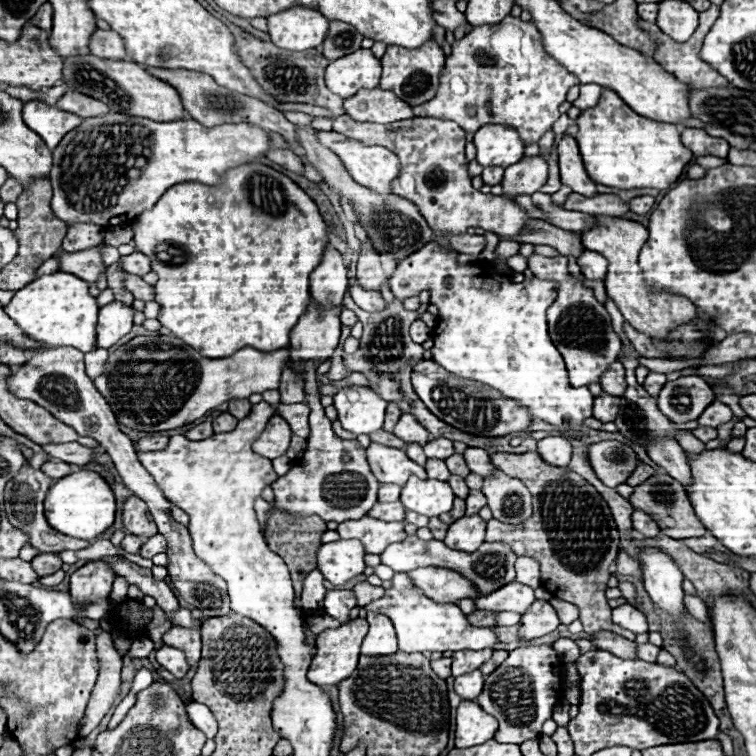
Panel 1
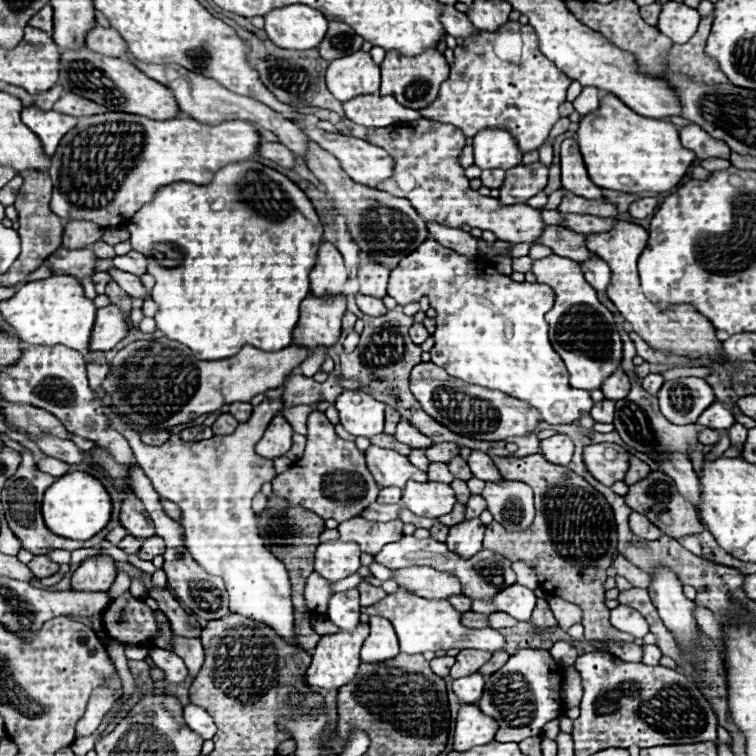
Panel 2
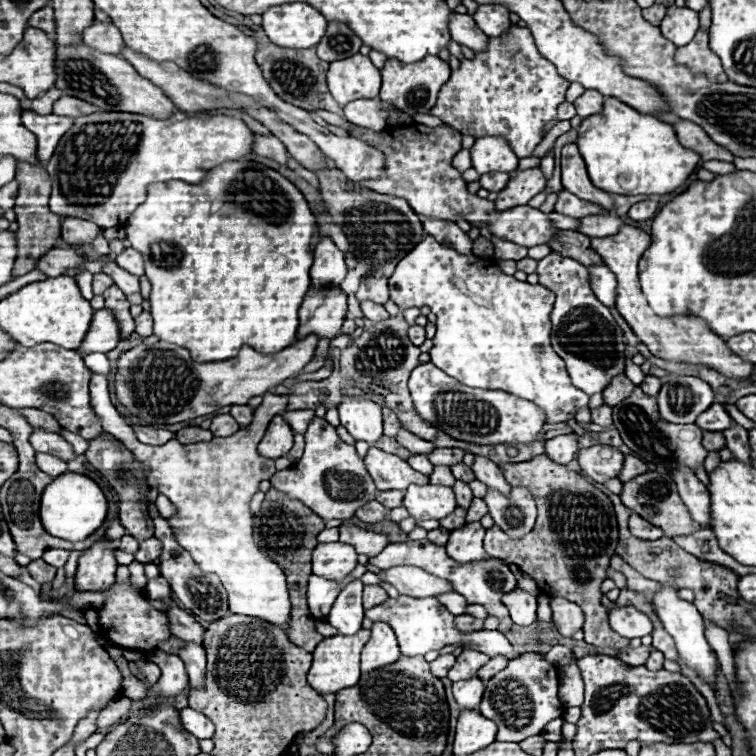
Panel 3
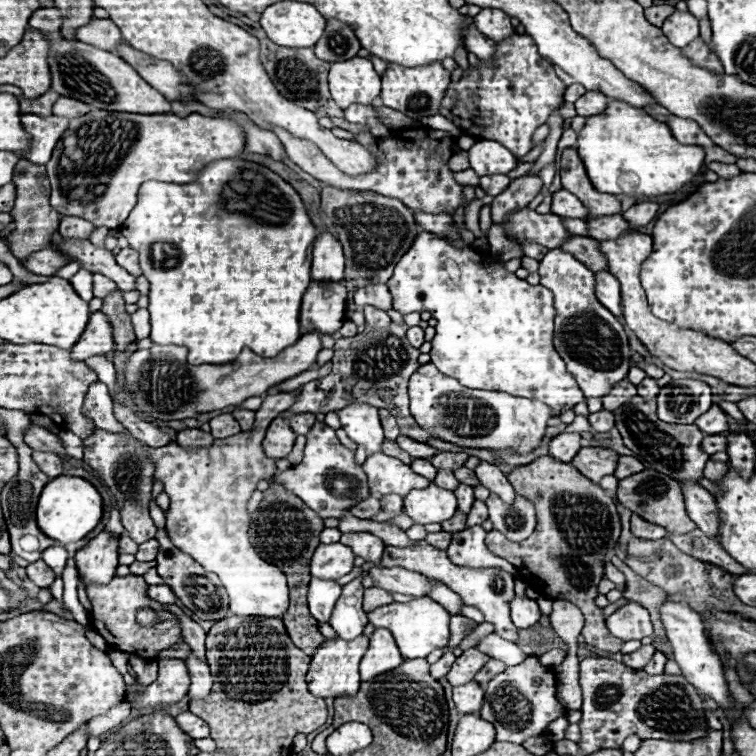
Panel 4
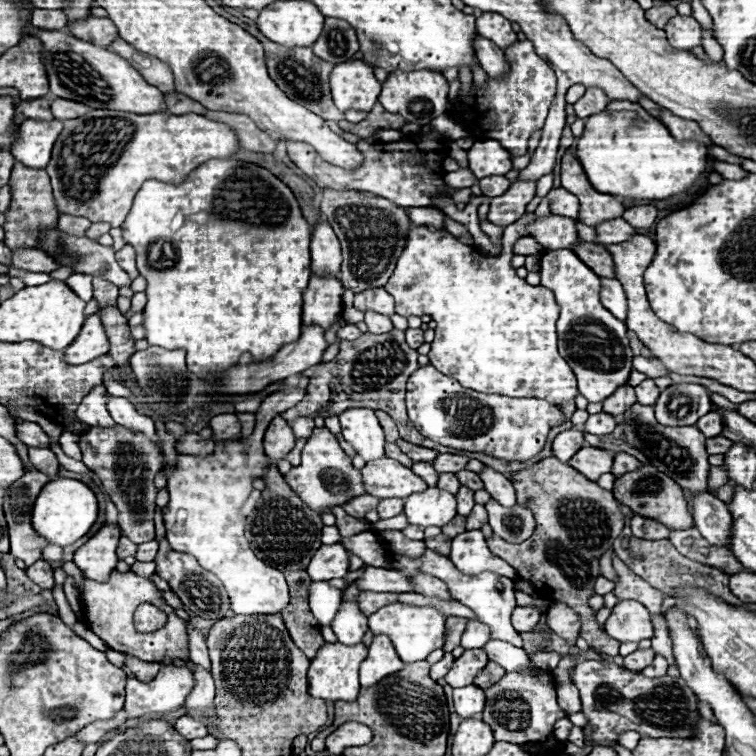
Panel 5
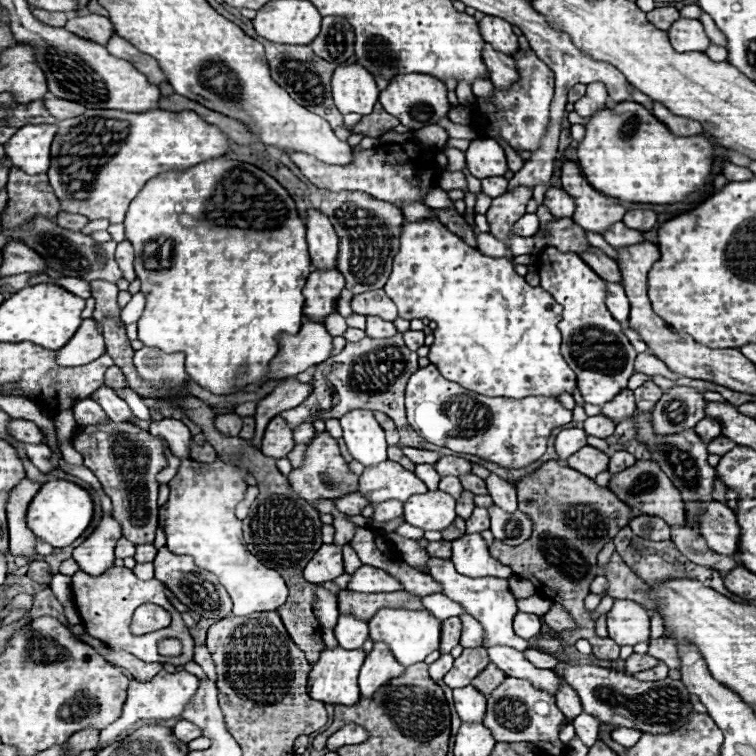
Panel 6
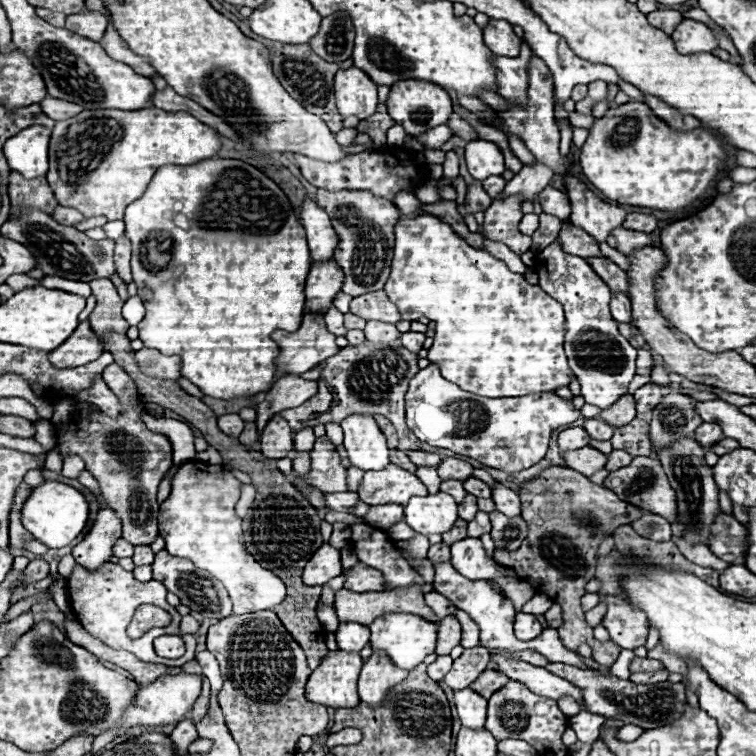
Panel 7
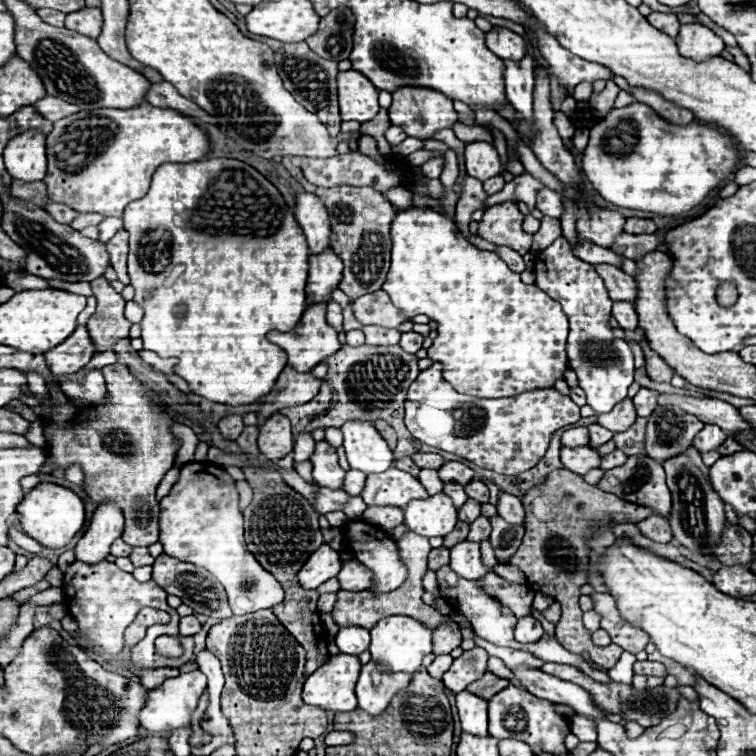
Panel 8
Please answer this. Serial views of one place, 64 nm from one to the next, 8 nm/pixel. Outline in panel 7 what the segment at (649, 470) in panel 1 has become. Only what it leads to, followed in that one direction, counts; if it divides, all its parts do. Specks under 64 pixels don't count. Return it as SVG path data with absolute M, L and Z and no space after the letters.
M612 450L612 454L608 456L608 462L606 462L606 470L612 472L612 470L618 470L622 466L628 466L632 462L634 456L630 456L626 450Z

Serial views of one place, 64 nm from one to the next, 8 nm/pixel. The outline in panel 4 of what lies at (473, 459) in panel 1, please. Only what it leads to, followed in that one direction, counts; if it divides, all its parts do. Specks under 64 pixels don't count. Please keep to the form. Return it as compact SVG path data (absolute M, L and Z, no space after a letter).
M482 460L476 466L476 476L478 476L478 480L480 480L482 486L486 486L490 492L498 494L504 502L510 504L514 500L514 488L510 486L510 482L506 480L506 476L500 472L498 466Z

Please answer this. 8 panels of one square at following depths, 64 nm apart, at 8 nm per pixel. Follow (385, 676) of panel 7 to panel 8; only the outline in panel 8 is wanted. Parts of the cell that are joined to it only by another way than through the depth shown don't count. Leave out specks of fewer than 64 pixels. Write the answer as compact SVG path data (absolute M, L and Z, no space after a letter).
M368 662L362 666L360 680L356 684L356 696L358 696L358 706L366 710L372 716L378 716L386 710L390 704L392 696L400 690L406 688L410 682L410 676L402 672L386 672L380 664Z

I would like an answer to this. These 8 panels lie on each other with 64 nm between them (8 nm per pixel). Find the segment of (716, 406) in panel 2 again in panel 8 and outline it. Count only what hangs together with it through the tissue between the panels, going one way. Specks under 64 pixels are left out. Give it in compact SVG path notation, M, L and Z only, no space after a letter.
M706 424L706 428L702 428L702 432L698 432L698 436L694 438L694 448L698 448L702 454L708 450L716 450L728 436L724 434L724 430L720 430L716 424Z

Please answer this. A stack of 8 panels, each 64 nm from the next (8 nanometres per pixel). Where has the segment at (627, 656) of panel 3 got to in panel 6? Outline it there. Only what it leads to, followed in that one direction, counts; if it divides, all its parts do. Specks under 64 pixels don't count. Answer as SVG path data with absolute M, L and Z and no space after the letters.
M632 654L628 660L626 660L626 672L628 674L636 674L640 670L648 670L652 666L656 666L656 658L652 658L650 654Z

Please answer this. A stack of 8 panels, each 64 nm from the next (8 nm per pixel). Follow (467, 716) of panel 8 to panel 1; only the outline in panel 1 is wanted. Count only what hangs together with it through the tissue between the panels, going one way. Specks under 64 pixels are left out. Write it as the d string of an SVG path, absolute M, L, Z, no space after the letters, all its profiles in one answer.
M474 670L474 672L468 672L466 676L456 676L454 690L464 700L476 700L476 696L482 692L482 684L484 684L482 672L480 670Z

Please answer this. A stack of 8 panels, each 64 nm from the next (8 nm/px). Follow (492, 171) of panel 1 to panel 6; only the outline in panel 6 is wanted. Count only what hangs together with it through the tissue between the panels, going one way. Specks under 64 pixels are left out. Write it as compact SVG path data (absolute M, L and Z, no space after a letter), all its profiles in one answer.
M492 176L492 178L482 180L482 192L490 198L502 196L506 190L508 190L508 180L504 176Z

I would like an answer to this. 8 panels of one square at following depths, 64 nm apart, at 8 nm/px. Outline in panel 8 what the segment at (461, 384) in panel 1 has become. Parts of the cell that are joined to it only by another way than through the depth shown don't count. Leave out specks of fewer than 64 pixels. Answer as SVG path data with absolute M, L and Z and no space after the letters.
M434 362L410 384L406 396L406 428L428 446L458 454L500 474L520 474L534 468L546 454L552 432L580 420L580 408L554 388L532 390L512 398L482 400L460 394L442 380L442 364Z

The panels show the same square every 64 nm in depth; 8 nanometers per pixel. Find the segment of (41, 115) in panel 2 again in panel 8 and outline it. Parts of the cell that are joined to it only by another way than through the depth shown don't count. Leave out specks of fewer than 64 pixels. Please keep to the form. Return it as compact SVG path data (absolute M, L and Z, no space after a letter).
M24 132L6 144L2 156L12 178L24 182L42 180L46 174L46 136L42 132Z

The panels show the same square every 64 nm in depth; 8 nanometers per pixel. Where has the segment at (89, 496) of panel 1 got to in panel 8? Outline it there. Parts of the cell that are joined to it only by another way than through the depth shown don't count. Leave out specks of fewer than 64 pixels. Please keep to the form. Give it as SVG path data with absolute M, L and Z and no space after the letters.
M38 484L36 488L32 488L24 500L18 504L18 516L20 516L20 524L22 530L34 538L36 542L40 542L46 548L62 548L66 546L84 526L84 502L82 498L72 492L70 488L64 488L60 484Z

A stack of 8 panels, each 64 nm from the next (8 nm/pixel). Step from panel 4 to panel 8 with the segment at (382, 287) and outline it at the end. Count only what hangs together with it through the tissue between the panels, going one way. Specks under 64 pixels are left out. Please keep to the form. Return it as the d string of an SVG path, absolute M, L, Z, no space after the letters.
M370 292L352 302L354 316L364 324L376 324L384 328L398 328L406 318L404 314L390 302L386 292Z

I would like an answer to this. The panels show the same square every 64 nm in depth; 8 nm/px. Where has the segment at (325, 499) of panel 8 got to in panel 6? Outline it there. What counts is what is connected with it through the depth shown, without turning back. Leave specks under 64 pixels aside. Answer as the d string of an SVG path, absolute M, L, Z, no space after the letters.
M354 492L350 496L342 496L342 498L334 500L334 504L338 506L340 512L344 512L348 516L356 516L362 512L362 508L366 508L370 504L370 500L366 500L360 492Z

